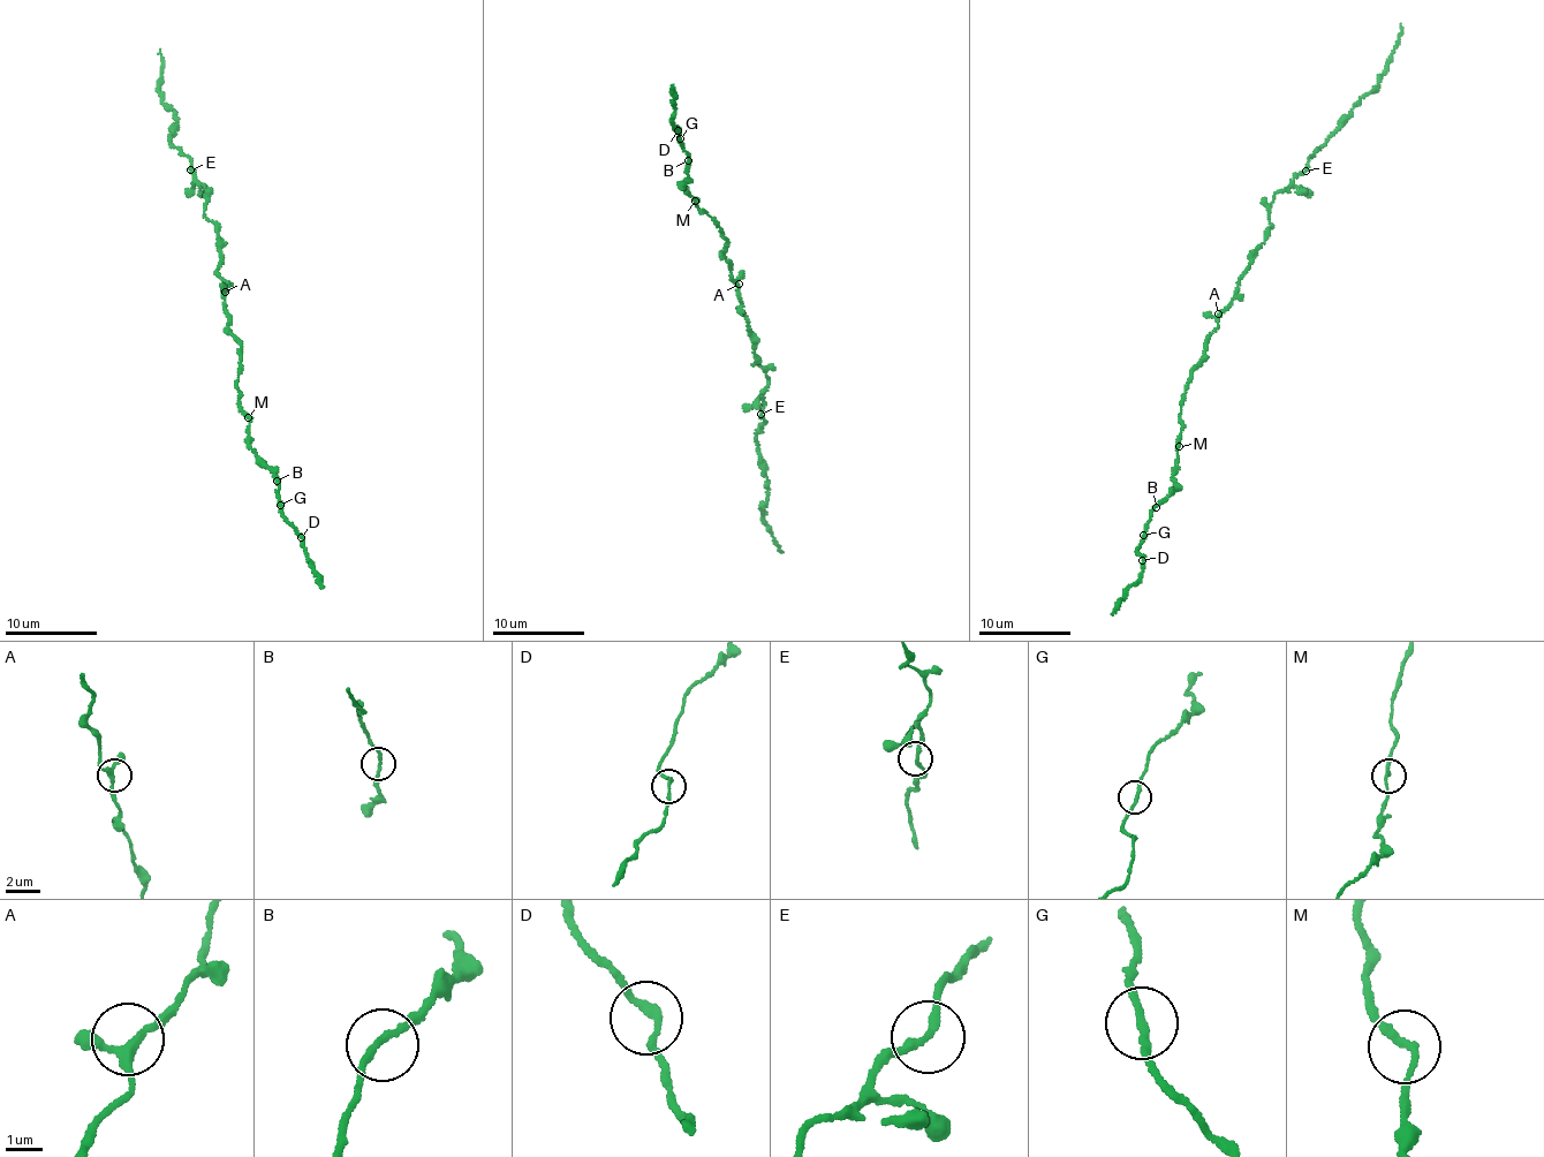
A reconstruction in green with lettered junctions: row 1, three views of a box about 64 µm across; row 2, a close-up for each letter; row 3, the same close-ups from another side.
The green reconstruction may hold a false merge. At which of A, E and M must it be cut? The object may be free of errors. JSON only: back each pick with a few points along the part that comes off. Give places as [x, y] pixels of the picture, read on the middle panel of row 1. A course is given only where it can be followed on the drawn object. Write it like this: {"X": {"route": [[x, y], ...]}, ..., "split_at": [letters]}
{"split_at": []}

